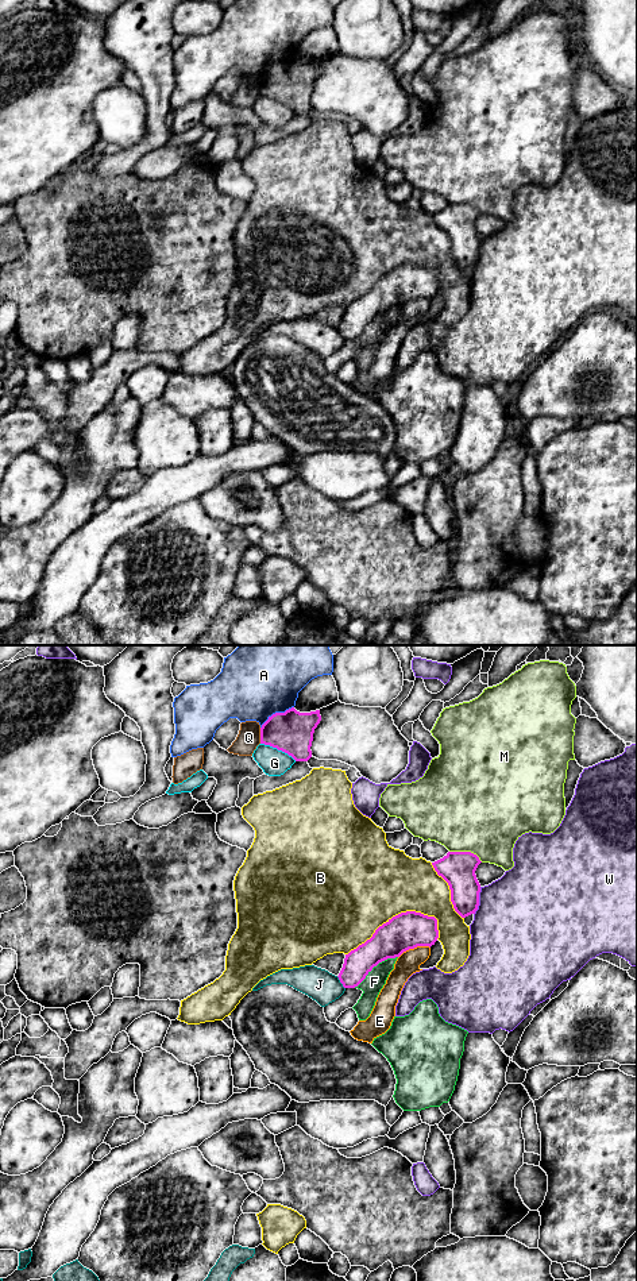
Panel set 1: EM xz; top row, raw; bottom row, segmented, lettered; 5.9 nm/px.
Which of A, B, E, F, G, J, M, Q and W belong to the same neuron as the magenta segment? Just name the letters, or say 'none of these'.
none of these

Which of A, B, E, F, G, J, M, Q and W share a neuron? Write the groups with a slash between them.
A / B / E / F / G / J / M / Q / W

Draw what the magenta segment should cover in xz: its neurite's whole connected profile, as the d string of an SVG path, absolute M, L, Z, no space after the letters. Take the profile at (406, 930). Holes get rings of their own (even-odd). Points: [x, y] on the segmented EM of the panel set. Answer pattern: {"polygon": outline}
{"polygon": "M416 911L401 912L379 926L372 937L345 954L339 980L344 988L358 987L379 962L399 957L417 946L432 946L439 938L437 919Z"}

